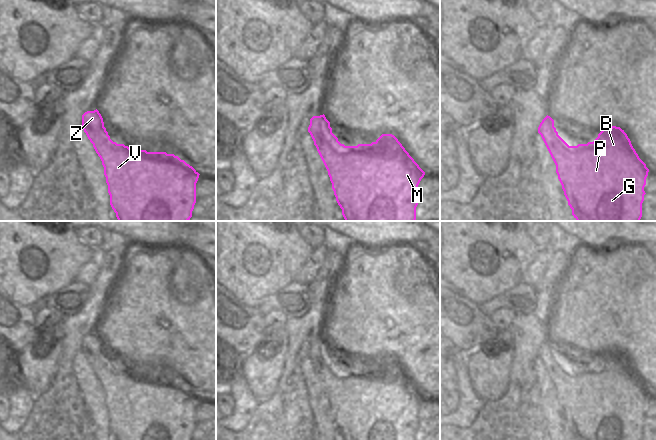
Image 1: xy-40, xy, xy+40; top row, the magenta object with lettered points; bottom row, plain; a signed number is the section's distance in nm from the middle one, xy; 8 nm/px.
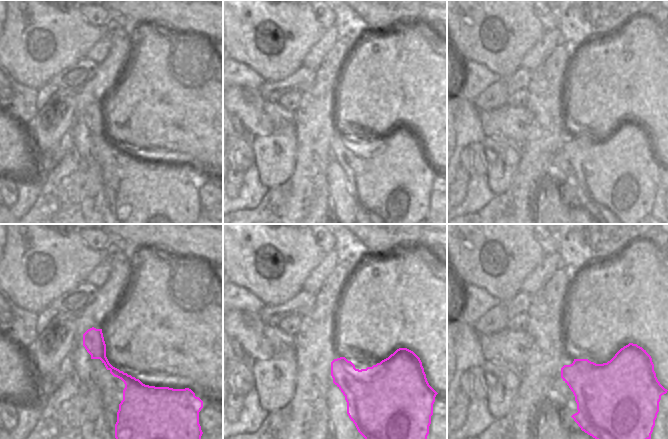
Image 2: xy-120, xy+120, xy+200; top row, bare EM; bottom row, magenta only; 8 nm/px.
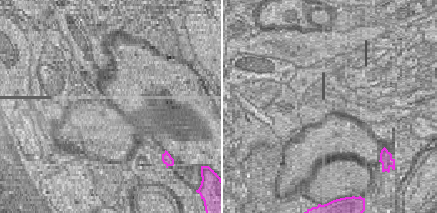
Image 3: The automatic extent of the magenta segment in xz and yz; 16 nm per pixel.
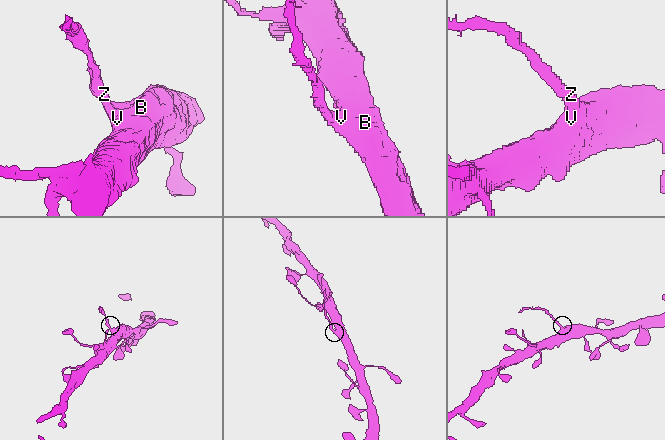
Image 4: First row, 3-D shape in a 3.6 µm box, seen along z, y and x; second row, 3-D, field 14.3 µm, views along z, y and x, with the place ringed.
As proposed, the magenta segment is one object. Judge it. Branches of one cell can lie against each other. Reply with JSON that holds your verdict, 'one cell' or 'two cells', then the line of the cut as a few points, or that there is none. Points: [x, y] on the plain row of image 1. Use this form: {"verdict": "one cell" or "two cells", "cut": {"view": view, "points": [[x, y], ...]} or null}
{"verdict": "two cells", "cut": {"view": "xy", "points": [[325, 341], [320, 347], [320, 364], [316, 371]]}}

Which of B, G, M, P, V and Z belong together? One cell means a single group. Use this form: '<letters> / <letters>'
B G M P V / Z

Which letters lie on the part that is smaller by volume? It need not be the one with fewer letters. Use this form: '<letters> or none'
Z

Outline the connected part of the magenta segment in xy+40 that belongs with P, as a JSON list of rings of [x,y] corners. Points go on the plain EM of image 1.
[[[547,339],[540,359],[556,389],[556,397],[573,440],[642,440],[642,427],[646,418],[644,411],[649,393],[639,382],[624,354],[616,350],[607,351],[593,366],[569,370],[558,359],[554,344]]]

